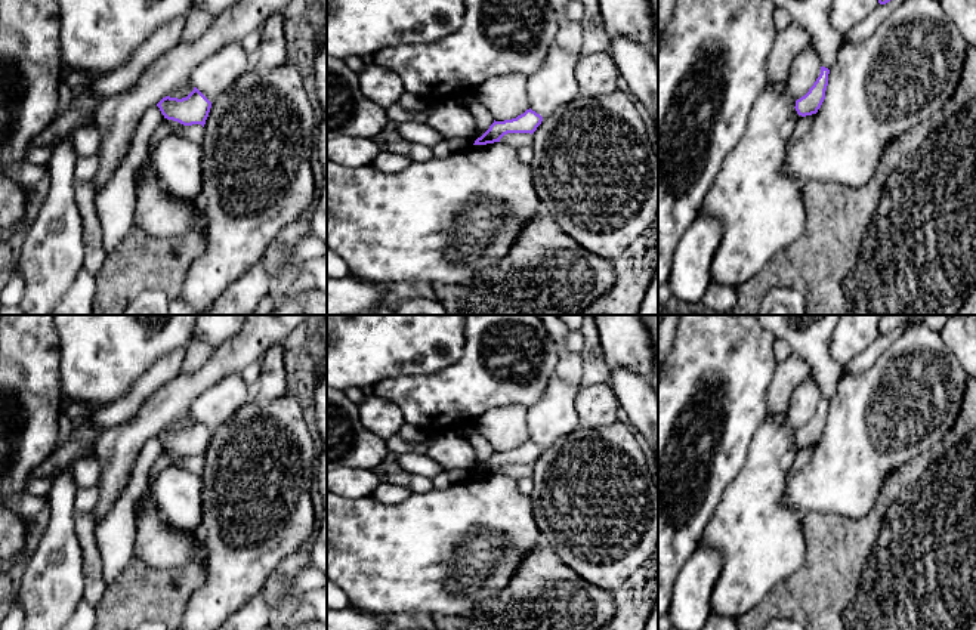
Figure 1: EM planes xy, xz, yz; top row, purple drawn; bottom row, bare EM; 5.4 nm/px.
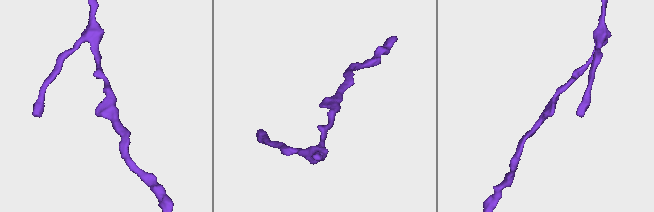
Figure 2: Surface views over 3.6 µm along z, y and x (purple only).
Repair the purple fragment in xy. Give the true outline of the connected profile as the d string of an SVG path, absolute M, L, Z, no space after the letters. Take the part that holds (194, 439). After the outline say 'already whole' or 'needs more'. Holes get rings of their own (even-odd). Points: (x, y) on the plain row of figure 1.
M197 420L182 430L166 427L157 438L167 451L183 457L201 455L204 458L211 433Z; already whole

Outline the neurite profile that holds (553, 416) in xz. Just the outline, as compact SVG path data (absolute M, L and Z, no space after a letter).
M553 376L541 399L526 410L529 439L543 450L550 448L560 438L580 426L575 398L580 386Z

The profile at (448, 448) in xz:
M454 427L430 433L426 454L444 470L469 470L473 475L476 472L475 448Z

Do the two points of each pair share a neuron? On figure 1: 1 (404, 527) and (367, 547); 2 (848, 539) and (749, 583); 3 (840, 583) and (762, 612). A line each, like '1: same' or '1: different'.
1: same
2: different
3: same

